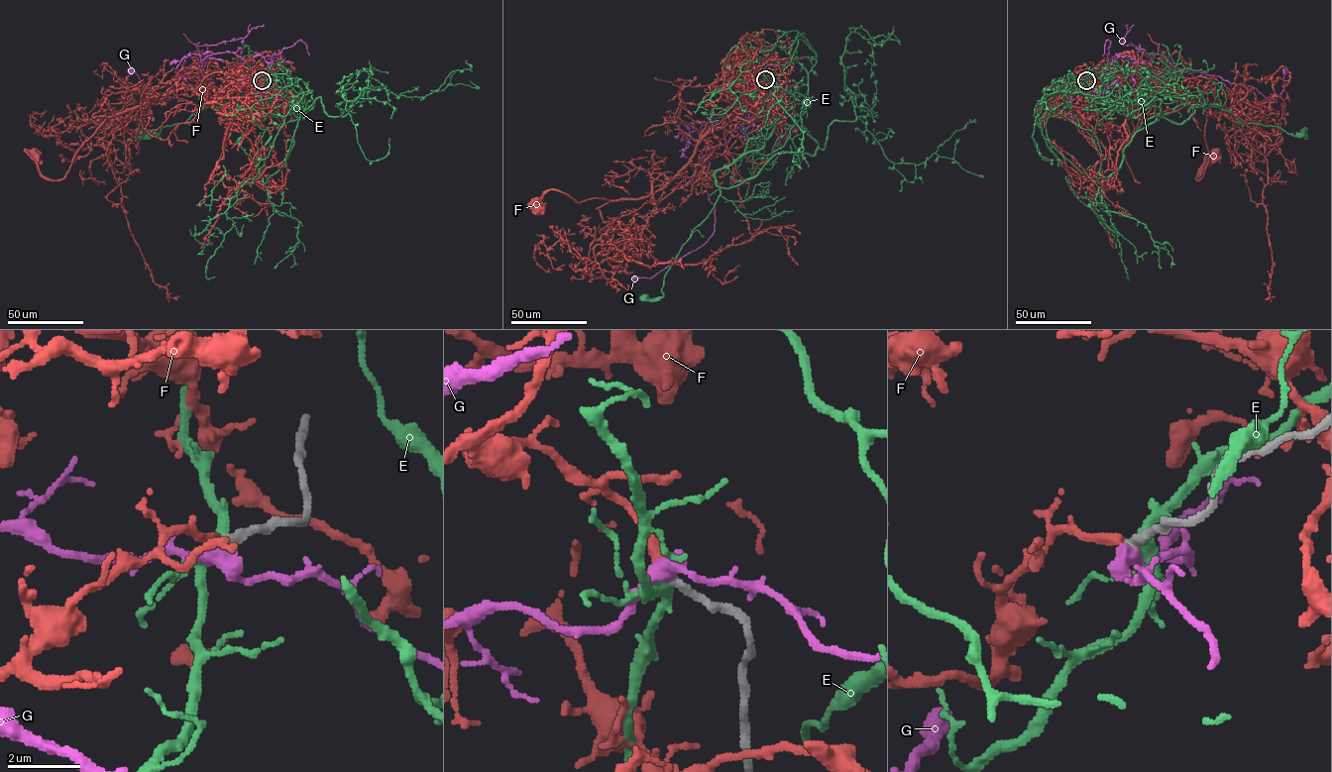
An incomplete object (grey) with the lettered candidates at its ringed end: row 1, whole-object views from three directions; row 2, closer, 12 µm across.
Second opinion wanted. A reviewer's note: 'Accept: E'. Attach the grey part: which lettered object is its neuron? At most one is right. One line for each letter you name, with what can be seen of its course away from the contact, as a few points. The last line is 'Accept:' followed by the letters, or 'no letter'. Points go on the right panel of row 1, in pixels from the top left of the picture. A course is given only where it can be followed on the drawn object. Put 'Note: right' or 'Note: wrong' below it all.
Accept: no letter
Note: wrong

